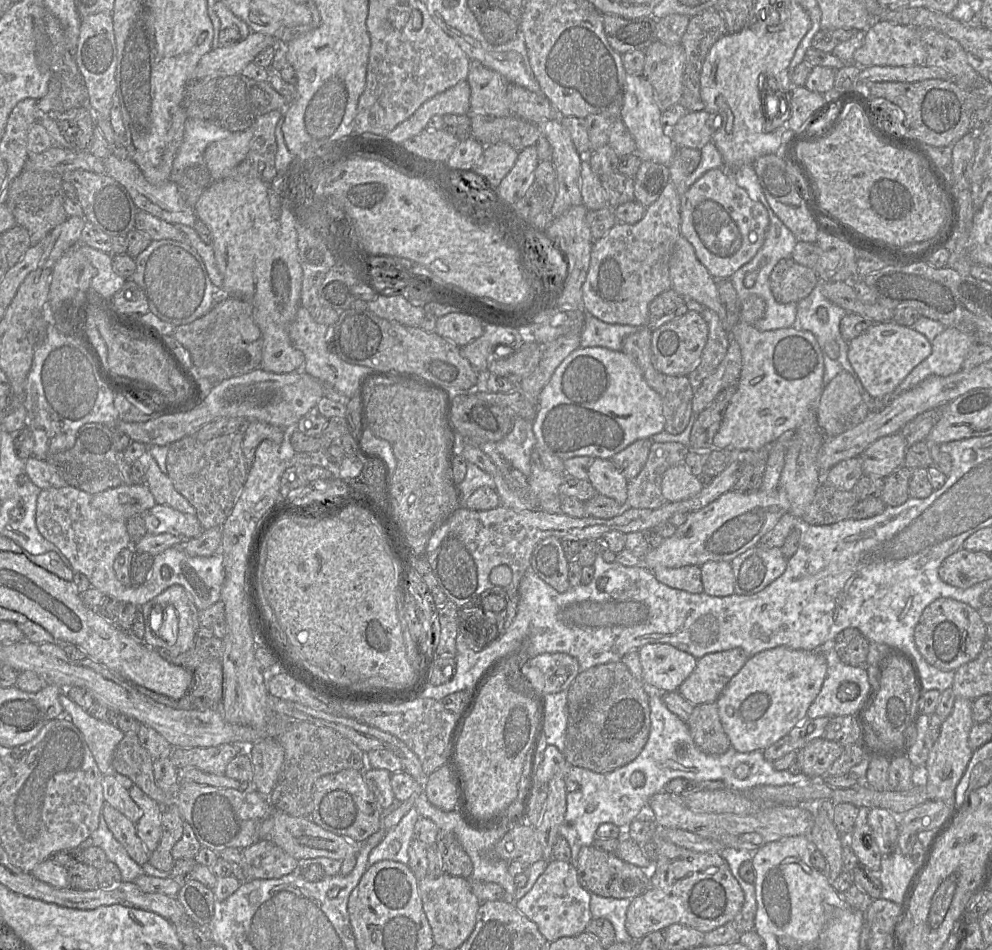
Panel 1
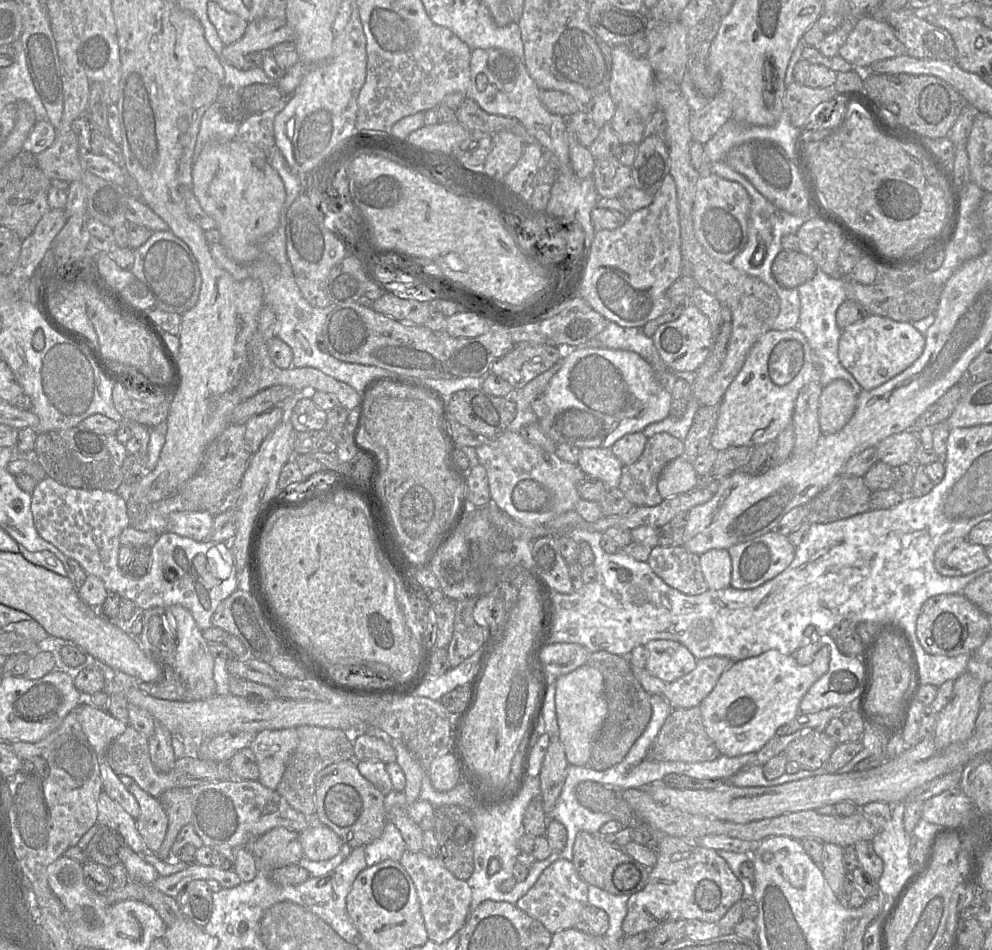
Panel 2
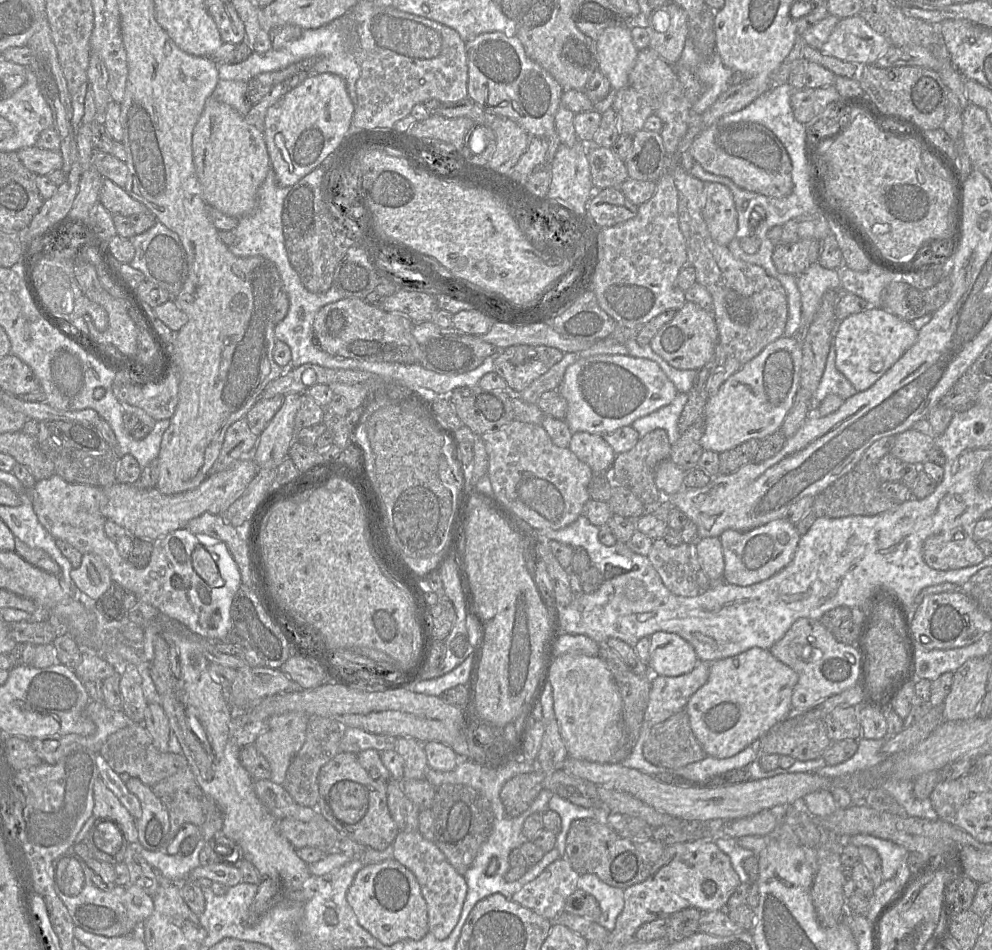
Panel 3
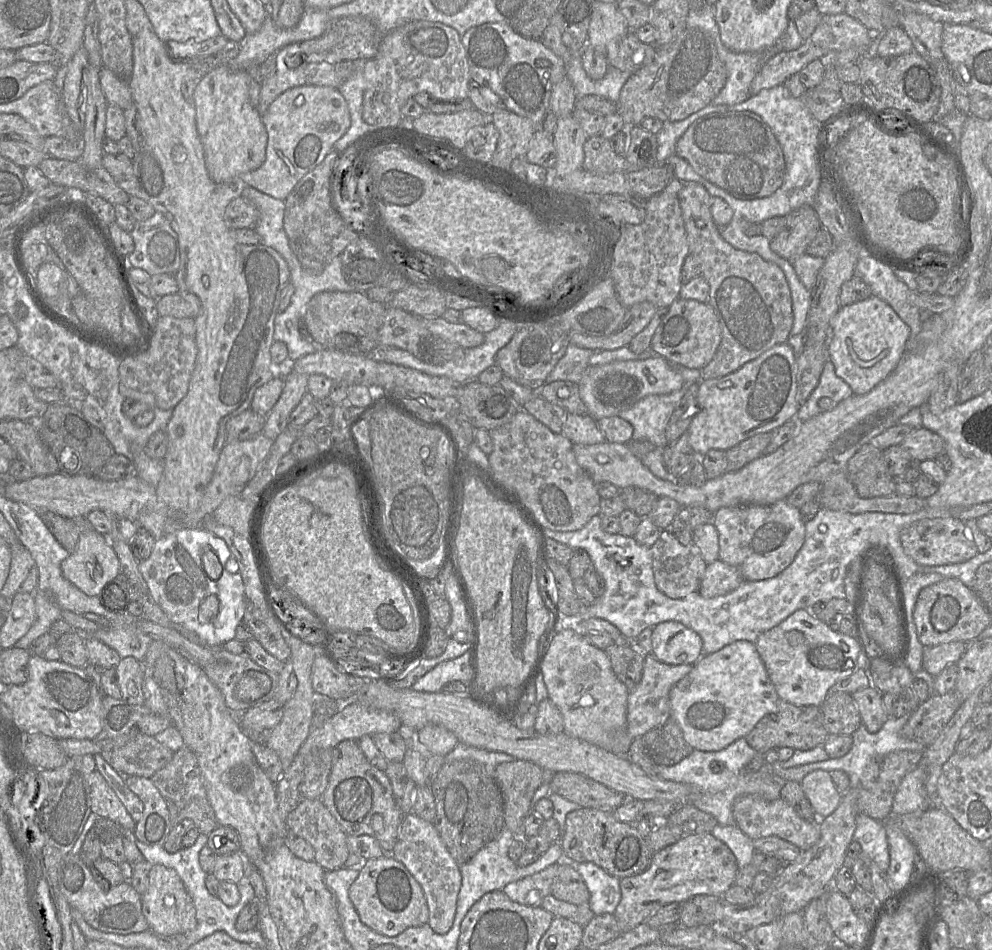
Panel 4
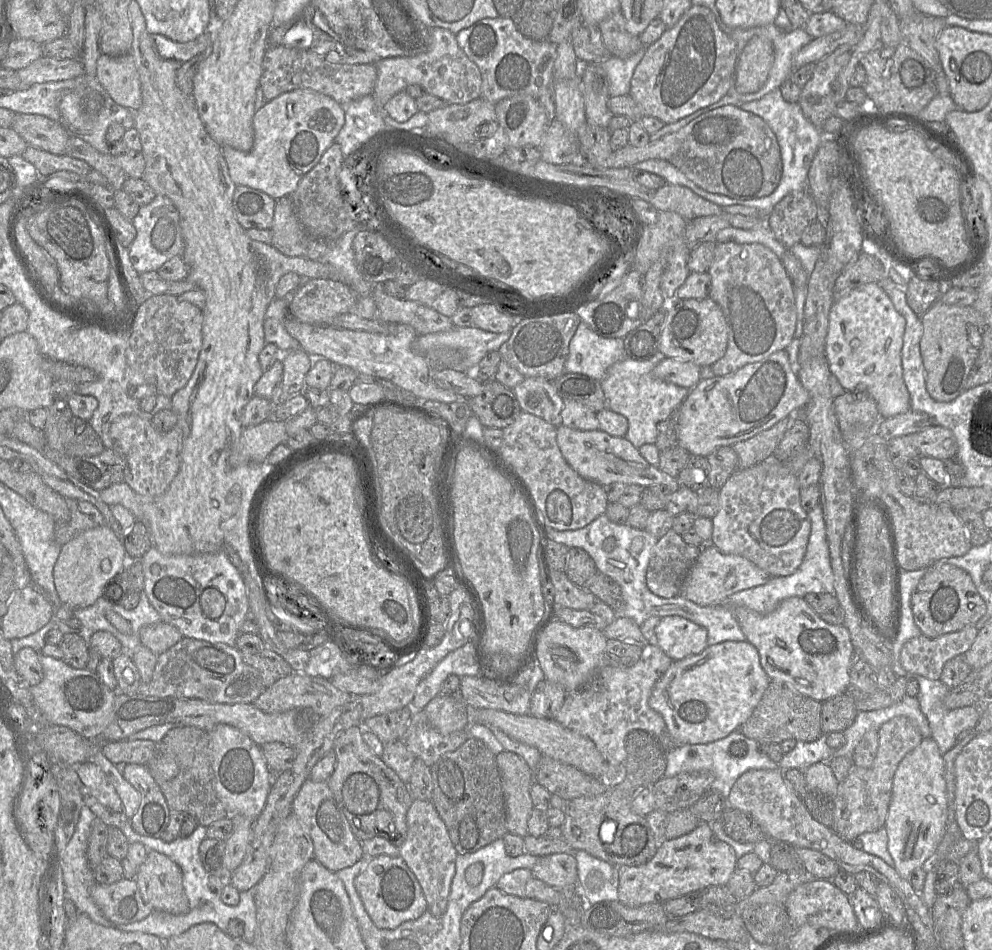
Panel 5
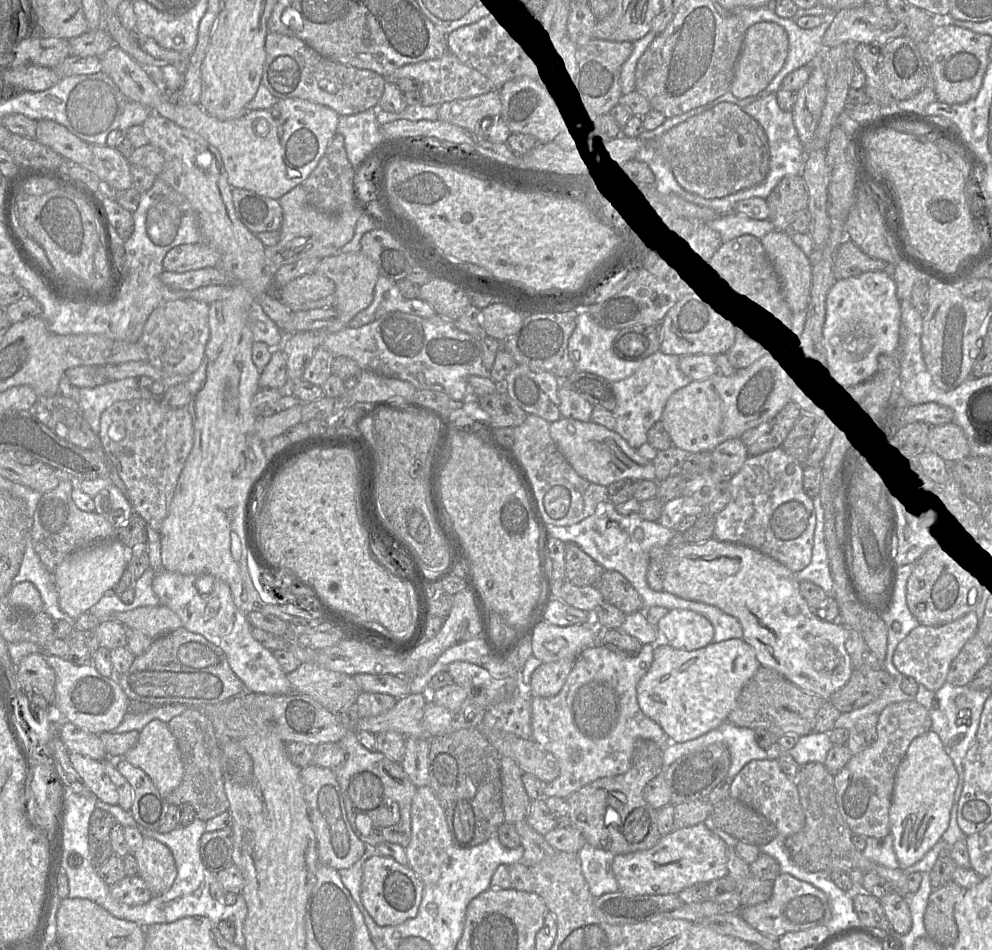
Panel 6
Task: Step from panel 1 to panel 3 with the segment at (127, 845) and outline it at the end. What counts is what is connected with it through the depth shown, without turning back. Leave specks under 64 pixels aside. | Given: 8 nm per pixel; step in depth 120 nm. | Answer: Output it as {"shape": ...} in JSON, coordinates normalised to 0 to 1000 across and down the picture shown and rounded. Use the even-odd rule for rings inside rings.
{"shape":[[[100,817],[95,824],[94,858],[97,862],[108,862],[118,866],[126,876],[130,887],[140,886],[138,863],[122,846],[119,840],[108,829]]]}

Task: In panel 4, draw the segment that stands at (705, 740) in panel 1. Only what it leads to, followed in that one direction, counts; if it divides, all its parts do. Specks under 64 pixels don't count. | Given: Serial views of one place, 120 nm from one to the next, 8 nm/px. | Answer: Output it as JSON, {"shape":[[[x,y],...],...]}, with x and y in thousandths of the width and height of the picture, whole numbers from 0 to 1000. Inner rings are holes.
{"shape":[[[677,755],[668,763],[650,772],[647,779],[656,799],[665,806],[678,806],[700,789]]]}

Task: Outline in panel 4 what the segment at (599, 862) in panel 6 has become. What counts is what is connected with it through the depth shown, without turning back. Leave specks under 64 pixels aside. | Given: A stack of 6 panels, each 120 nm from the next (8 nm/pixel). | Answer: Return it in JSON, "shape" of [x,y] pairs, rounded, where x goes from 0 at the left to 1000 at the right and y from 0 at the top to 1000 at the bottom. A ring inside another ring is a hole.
{"shape":[[[597,907],[579,911],[595,939],[593,954],[599,963],[619,962],[626,948],[625,925]]]}

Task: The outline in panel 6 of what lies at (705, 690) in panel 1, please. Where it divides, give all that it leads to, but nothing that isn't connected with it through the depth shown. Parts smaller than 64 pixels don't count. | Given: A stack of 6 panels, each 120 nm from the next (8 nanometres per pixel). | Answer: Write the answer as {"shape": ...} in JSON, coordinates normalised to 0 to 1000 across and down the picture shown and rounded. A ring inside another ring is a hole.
{"shape":[[[658,678],[647,679],[641,691],[620,687],[606,679],[594,681],[581,693],[569,722],[561,732],[536,734],[536,779],[555,793],[565,806],[564,817],[547,826],[548,840],[572,841],[577,835],[600,821],[629,815],[635,808],[638,789],[643,778],[657,779],[668,789],[677,781],[666,764],[647,749],[642,737],[642,721],[656,702],[659,680]],[[579,791],[584,793],[583,802],[578,801]]]}

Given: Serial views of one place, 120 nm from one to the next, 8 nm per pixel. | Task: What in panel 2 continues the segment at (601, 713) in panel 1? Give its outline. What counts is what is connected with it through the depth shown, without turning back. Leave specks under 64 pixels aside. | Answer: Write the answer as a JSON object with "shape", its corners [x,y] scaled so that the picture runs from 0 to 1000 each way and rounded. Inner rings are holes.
{"shape":[[[602,685],[595,688],[591,699],[608,711],[609,732],[613,743],[612,755],[598,781],[593,806],[601,811],[611,811],[628,801],[651,767],[657,753],[656,731],[642,716],[631,692]]]}

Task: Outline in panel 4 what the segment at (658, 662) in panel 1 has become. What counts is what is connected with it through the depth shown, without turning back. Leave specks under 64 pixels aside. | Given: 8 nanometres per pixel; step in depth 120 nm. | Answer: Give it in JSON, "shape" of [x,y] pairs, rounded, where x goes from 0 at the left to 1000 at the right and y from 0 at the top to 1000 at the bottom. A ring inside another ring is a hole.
{"shape":[[[670,654],[658,661],[656,688],[675,700],[700,700],[709,689],[707,671],[681,654]]]}

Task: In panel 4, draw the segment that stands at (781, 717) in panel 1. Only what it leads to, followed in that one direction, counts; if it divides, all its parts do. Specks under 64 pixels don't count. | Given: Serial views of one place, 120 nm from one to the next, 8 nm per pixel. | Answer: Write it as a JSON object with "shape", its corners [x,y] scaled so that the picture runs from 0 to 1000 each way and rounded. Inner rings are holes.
{"shape":[[[745,674],[726,684],[708,689],[697,706],[682,718],[674,731],[676,755],[686,766],[691,779],[702,789],[724,791],[750,777],[767,756],[780,747],[785,733],[760,677]]]}

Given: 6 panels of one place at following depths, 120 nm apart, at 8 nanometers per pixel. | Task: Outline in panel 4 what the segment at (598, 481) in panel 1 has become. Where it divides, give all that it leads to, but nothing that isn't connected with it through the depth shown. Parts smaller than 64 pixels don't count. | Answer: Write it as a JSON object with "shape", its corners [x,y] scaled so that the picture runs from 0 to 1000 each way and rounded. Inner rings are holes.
{"shape":[[[572,435],[566,457],[578,467],[598,468],[611,465],[602,443],[594,437]]]}

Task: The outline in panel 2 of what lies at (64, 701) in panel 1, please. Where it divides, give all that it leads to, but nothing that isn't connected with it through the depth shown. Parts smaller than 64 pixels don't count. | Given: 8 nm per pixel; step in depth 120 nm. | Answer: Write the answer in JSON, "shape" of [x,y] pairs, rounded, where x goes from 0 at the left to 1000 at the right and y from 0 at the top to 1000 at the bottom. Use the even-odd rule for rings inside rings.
{"shape":[[[87,736],[77,744],[77,748],[88,780],[104,800],[110,783],[123,773],[129,763],[115,756],[109,748],[95,744]]]}

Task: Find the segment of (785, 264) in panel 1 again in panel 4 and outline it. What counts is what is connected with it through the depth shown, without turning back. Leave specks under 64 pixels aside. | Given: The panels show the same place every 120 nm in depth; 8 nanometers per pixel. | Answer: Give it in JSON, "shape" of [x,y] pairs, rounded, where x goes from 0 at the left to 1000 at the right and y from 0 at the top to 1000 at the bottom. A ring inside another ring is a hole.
{"shape":[[[809,216],[791,228],[792,238],[776,254],[776,261],[798,277],[801,272],[813,266],[813,261],[829,238],[818,216]]]}

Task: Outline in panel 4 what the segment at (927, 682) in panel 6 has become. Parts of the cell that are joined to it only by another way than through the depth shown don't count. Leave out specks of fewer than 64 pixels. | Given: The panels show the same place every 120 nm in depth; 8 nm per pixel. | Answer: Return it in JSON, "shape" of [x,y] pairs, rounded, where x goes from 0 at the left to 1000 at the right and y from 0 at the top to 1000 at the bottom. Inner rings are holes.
{"shape":[[[970,675],[951,677],[940,681],[932,681],[929,688],[929,703],[940,712],[945,712],[955,700],[965,698],[975,683],[975,678]]]}

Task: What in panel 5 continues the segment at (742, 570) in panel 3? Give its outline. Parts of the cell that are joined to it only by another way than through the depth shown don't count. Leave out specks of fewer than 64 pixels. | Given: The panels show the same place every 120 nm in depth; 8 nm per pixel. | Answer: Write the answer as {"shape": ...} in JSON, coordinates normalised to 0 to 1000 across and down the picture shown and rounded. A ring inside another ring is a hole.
{"shape":[[[767,487],[744,493],[725,517],[726,535],[717,546],[717,573],[730,583],[752,587],[777,608],[799,604],[813,582],[818,552],[806,529],[804,501],[775,499]]]}

